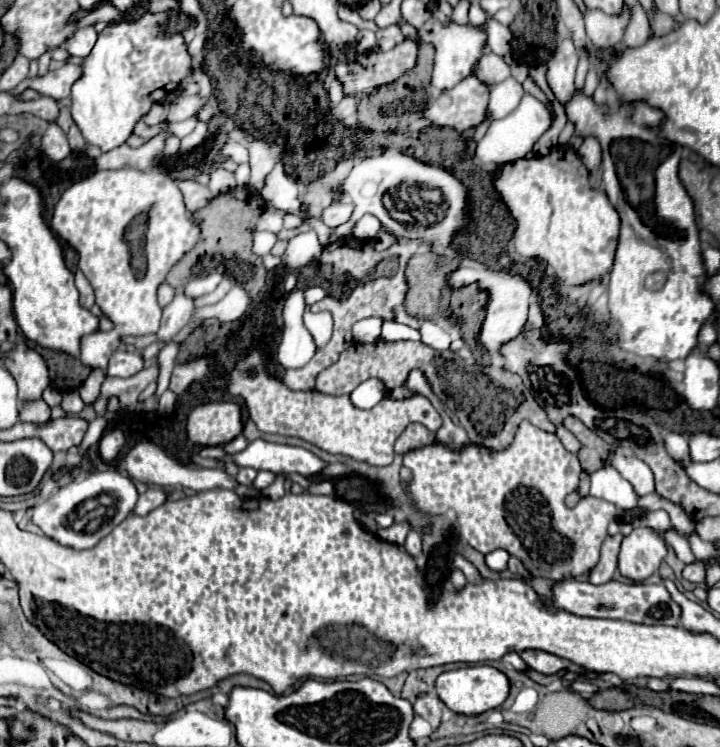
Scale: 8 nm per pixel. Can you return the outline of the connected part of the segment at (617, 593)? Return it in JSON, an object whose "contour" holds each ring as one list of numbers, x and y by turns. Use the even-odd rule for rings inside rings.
{"contour":[[564,579,552,587,552,603,558,609,564,609,580,617,604,617,604,619,624,619,644,625,680,625,680,607,670,599,670,593,664,585,650,583,622,583,608,581,594,585,588,581]]}

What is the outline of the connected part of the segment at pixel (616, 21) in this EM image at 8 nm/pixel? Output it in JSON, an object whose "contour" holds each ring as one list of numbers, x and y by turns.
{"contour":[[592,9,584,15,586,35,598,51,612,49,622,41,622,33,624,27,628,25,628,19,630,19,628,11,624,11,622,15,606,15,602,11]]}

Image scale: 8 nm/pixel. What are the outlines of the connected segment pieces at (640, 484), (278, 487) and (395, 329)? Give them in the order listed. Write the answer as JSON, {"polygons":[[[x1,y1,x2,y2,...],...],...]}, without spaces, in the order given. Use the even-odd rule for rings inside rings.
{"polygons":[[[614,449,608,457,608,463,614,465,618,469,618,473,628,481,632,483,634,491,638,495,648,495,648,493,654,493,654,475,652,475,652,469,638,457,630,455,626,457,620,449]],[[278,475,278,479,270,487,266,487,262,491,262,495,268,497,268,499,280,499,282,497,282,483,284,483,284,479,286,479,284,475]],[[387,320,383,323,380,338,384,341,420,340,421,336,419,331,413,328]]]}

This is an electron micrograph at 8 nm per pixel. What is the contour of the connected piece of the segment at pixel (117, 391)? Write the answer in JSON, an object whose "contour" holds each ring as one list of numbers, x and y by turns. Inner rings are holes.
{"contour":[[154,361,150,367,144,367,142,371,138,371,136,375,128,377,128,379,118,379,118,377,106,377,102,383,102,393,100,399,94,403,94,409,98,415,106,413,106,401,108,397,116,395,120,399,120,407,122,409,132,409,138,403,138,395,140,391,158,379,158,361]]}

